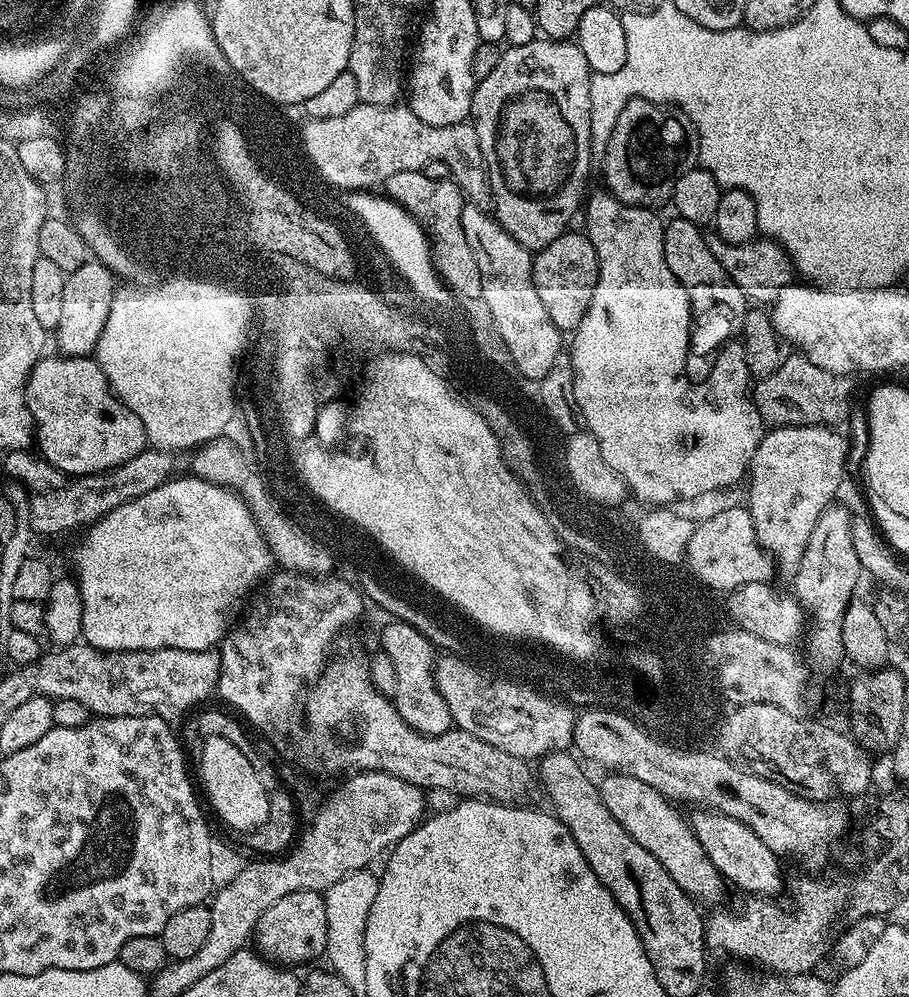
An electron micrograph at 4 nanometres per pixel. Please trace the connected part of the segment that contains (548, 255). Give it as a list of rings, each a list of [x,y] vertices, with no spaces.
[[[566,231],[554,238],[550,246],[539,249],[533,255],[534,290],[538,290],[538,298],[542,298],[546,314],[550,314],[550,322],[554,322],[554,326],[560,329],[561,333],[575,333],[576,327],[582,322],[592,301],[599,269],[600,263],[592,239],[583,231]]]

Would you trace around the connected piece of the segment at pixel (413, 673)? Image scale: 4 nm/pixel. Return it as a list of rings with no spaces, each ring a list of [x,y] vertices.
[[[401,619],[392,620],[392,623],[386,625],[380,640],[381,649],[390,656],[397,674],[398,690],[394,703],[401,718],[417,732],[428,736],[442,734],[451,729],[452,715],[436,688],[436,650],[432,641],[416,627]]]

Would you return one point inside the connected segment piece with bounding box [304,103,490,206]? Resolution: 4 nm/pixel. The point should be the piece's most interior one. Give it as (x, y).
(366, 145)

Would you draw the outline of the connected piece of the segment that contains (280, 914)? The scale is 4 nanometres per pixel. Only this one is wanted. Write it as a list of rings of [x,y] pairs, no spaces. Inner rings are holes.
[[[295,892],[278,898],[270,910],[266,910],[256,923],[254,944],[259,955],[280,966],[304,964],[326,952],[326,906],[319,892]]]

